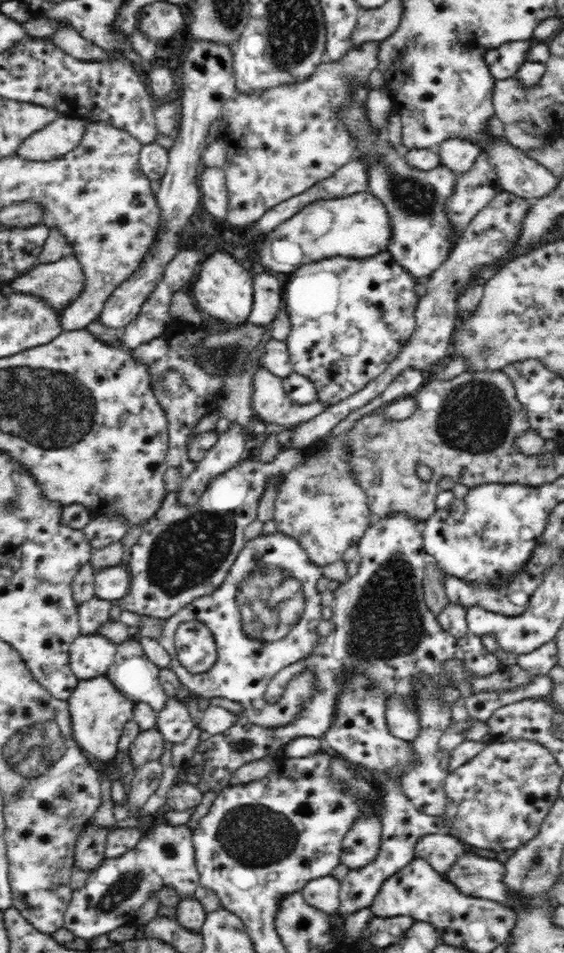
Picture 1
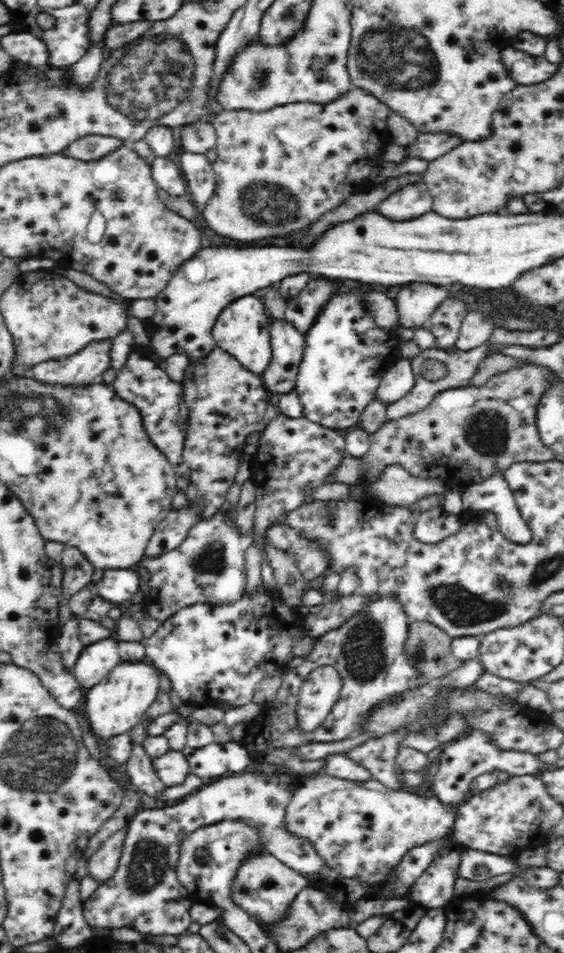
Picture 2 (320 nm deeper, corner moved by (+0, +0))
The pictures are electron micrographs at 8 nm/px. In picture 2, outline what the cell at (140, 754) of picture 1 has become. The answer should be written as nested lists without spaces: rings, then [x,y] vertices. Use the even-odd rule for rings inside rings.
[[[174,749],[156,757],[153,760],[153,770],[166,788],[182,784],[191,773],[184,753]]]

